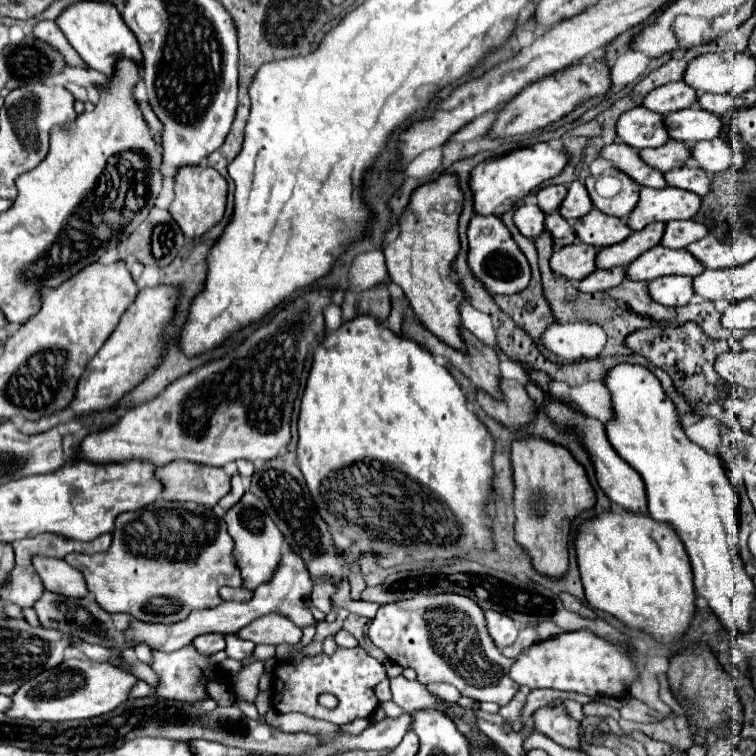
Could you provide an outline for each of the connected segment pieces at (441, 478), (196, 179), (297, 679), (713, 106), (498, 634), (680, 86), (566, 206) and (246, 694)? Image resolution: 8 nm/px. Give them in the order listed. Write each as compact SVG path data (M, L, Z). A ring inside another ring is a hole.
M357 316L355 320L345 322L339 330L329 332L323 338L323 342L315 348L313 364L307 376L307 384L305 384L305 392L301 400L301 412L299 412L299 444L297 444L299 468L307 480L311 496L317 504L319 514L325 518L325 522L329 526L339 528L345 536L349 536L359 546L363 546L363 550L371 554L379 554L379 566L389 568L389 566L401 564L403 560L453 558L453 556L465 556L473 548L481 548L481 550L493 548L491 532L489 532L489 526L485 524L485 510L483 510L487 502L487 492L493 480L491 456L493 456L493 438L487 432L487 428L479 422L479 418L467 410L467 398L463 390L459 388L455 378L449 374L449 370L439 366L433 354L429 354L415 340L407 340L395 334L393 330L389 330L389 326L379 324L377 320L371 320L371 316ZM383 472L399 472L399 476L383 474ZM427 546L431 546L433 550L427 552Z
M209 166L181 168L175 174L175 198L169 206L169 212L187 238L197 238L223 218L225 200L227 200L227 180L217 170Z
M357 646L337 648L333 656L307 656L301 664L281 662L275 668L273 676L273 708L277 708L279 712L301 712L333 724L347 724L355 718L369 718L375 712L377 696L373 688L387 676L387 672L381 662L377 662L363 648ZM323 692L337 696L339 704L333 710L327 710L317 704L317 696Z
M701 94L699 96L699 106L713 112L713 114L725 114L729 110L739 110L751 106L749 100L733 94Z
M485 612L487 618L487 628L491 638L499 648L511 646L519 634L519 624L511 620L509 616L503 616L503 612Z
M681 80L681 82L671 82L671 84L651 90L645 96L643 106L653 112L669 114L669 112L677 112L677 110L695 106L697 96L699 96L699 92L695 92L695 88L691 88L689 84L683 84L683 80Z
M575 180L567 192L567 198L563 200L559 212L563 218L567 218L569 222L575 222L575 218L581 218L585 216L587 212L591 212L593 204L591 204L591 198L589 198L589 192L585 188L583 182Z
M257 660L257 662L251 662L247 664L237 676L235 676L235 696L239 700L245 700L245 702L255 702L255 696L259 694L259 688L257 688L257 682L259 682L259 676L263 674L265 670L265 662L263 660Z

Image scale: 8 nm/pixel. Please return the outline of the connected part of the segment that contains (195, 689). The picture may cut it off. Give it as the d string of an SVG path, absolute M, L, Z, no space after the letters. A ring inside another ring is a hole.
M189 644L187 648L179 648L179 652L155 652L155 650L151 650L151 654L153 654L151 668L159 676L159 684L155 686L155 696L163 696L167 700L183 700L187 704L195 704L199 700L205 700L205 698L209 698L207 684L213 682L215 678L223 676L223 670L217 662L213 662L213 656L211 654L199 654L199 650L193 644Z

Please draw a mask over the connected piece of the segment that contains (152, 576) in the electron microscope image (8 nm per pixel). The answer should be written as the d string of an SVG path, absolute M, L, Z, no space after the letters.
M171 502L171 516L183 524L183 536L195 544L199 560L183 560L183 556L149 556L143 542L139 542L139 554L135 554L127 542L129 532L123 530L133 516L119 516L115 522L113 544L107 552L93 554L72 553L65 562L79 568L85 576L87 588L95 594L99 606L107 612L127 612L143 622L171 624L187 618L193 610L215 608L223 600L219 596L221 586L241 586L243 578L233 560L233 540L227 532L225 520L217 518L213 510L199 508L195 502Z

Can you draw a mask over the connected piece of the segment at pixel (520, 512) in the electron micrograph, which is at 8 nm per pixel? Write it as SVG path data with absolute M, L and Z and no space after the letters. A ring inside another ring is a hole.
M537 438L515 440L511 446L511 464L515 476L515 540L529 552L539 572L555 578L563 576L569 562L567 538L571 518L595 504L595 492L585 470L563 446Z

